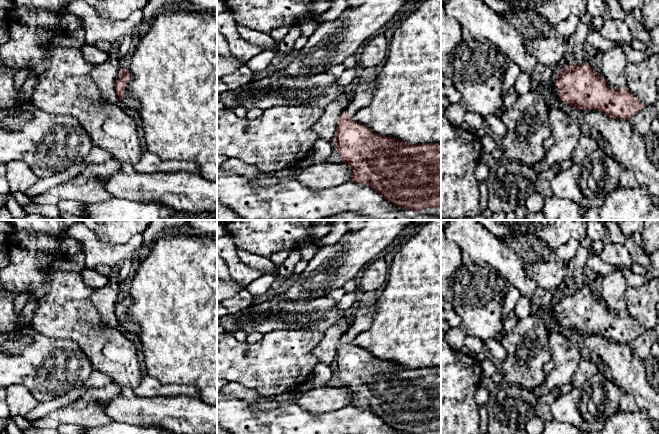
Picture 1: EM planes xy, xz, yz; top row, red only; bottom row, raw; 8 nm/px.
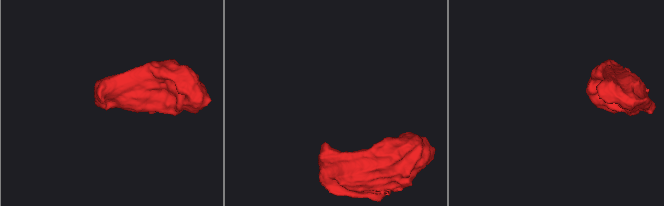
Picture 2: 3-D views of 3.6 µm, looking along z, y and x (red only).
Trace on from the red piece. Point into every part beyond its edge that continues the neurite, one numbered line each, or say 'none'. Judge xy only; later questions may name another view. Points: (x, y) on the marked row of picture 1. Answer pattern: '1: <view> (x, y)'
1: xy (127, 100)

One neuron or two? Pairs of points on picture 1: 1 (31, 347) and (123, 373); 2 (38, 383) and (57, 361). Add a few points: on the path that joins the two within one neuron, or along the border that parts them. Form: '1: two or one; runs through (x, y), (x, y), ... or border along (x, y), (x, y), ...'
1: two; border along (78, 344), (93, 369)
2: one; runs through (43, 378), (52, 366)

